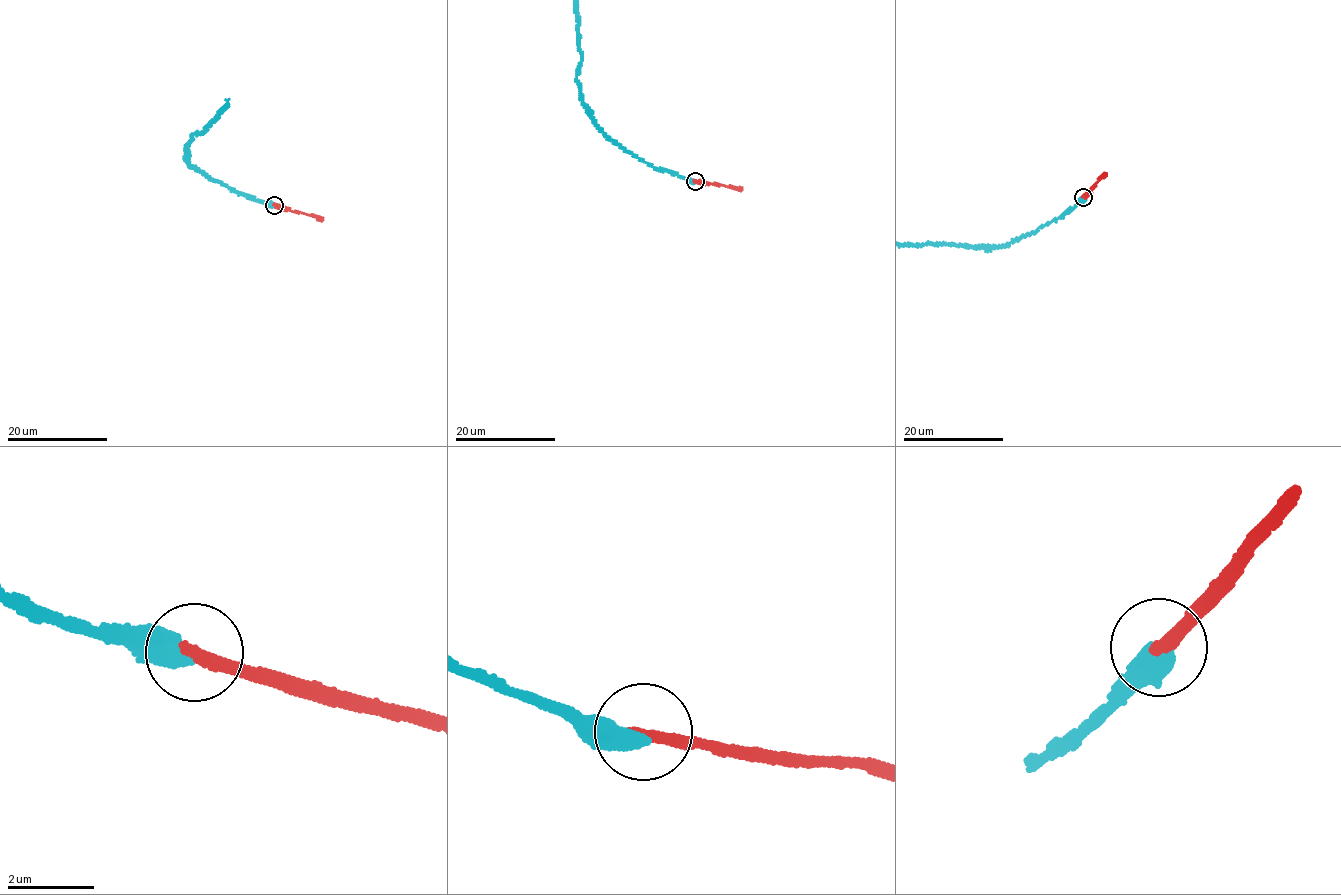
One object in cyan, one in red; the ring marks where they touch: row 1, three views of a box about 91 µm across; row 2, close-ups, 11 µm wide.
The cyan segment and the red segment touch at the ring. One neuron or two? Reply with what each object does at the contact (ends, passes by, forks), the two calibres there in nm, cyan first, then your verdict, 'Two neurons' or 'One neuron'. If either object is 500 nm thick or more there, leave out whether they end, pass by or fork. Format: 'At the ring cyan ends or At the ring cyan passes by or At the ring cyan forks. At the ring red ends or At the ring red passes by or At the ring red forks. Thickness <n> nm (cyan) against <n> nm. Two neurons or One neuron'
Thickness 500 nm (cyan) against 320 nm. One neuron

